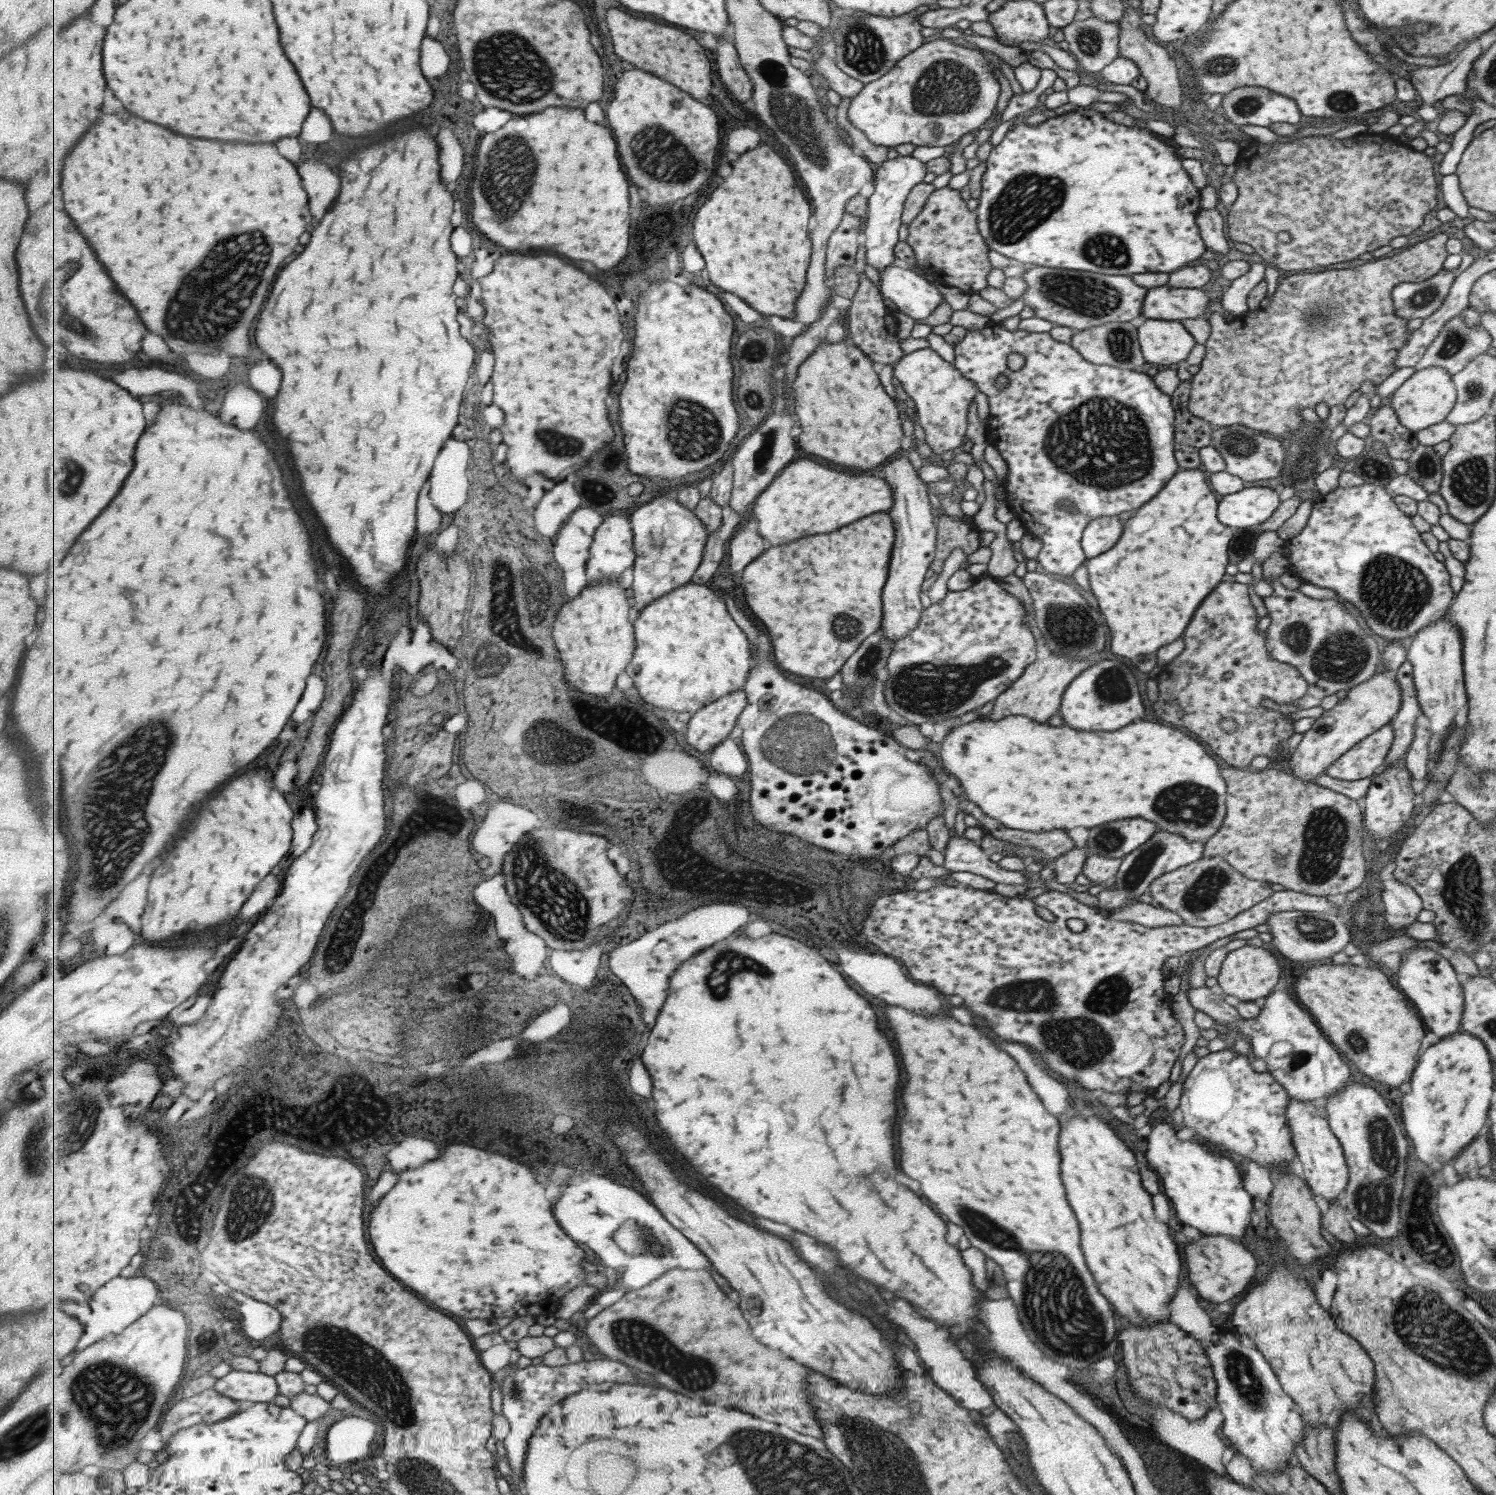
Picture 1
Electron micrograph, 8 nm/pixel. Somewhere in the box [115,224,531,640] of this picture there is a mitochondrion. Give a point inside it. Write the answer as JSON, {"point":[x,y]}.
{"point":[209,298]}

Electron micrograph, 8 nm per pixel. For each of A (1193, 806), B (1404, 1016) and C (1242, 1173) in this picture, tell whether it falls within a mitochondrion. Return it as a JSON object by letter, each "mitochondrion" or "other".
{"A":"mitochondrion","B":"other","C":"other"}

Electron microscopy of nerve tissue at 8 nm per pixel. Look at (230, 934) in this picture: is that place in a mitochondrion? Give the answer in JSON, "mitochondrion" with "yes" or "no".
{"mitochondrion":"no"}

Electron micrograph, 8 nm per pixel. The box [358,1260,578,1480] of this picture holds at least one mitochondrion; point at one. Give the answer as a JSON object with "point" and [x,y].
{"point":[515,1390]}

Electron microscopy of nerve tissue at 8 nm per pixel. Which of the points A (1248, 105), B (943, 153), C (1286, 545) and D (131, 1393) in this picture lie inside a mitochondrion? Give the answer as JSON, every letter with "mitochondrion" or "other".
{"A":"mitochondrion","B":"other","C":"other","D":"mitochondrion"}

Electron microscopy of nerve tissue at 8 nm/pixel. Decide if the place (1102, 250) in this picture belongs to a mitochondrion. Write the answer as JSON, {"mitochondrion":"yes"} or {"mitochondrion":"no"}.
{"mitochondrion":"yes"}

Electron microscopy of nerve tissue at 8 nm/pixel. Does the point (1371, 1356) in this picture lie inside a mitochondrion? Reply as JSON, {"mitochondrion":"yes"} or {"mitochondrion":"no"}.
{"mitochondrion":"no"}

